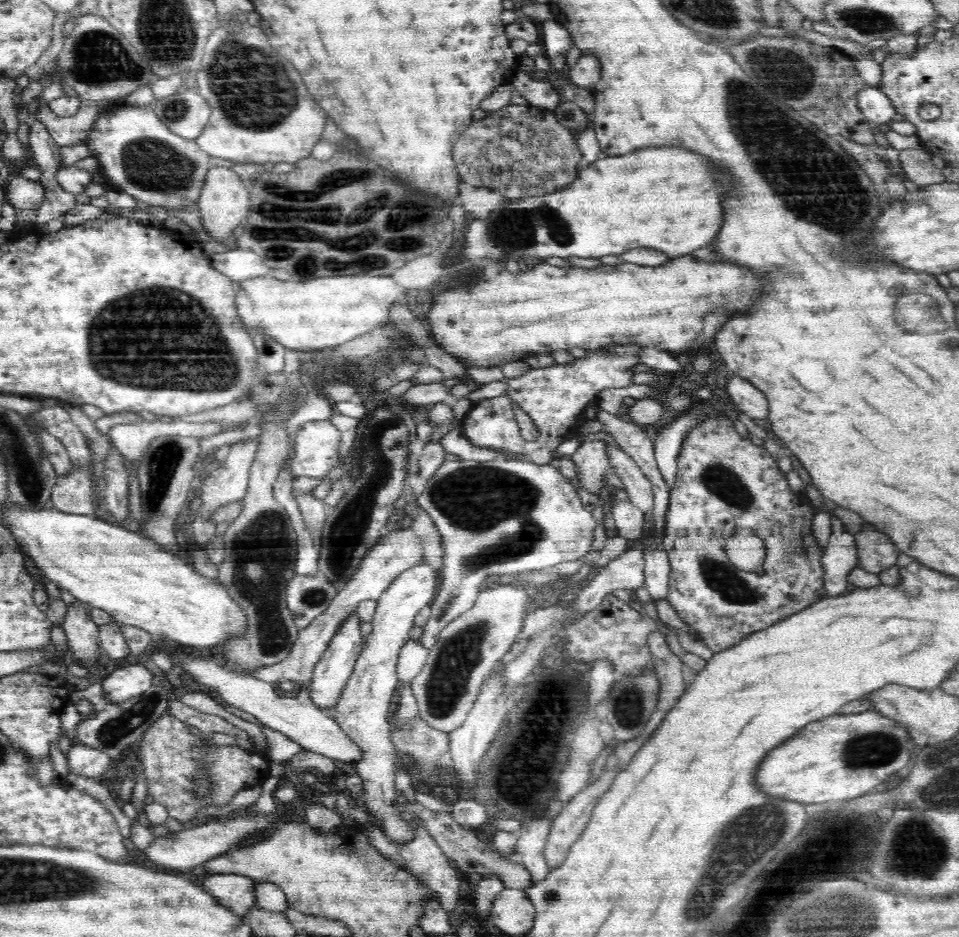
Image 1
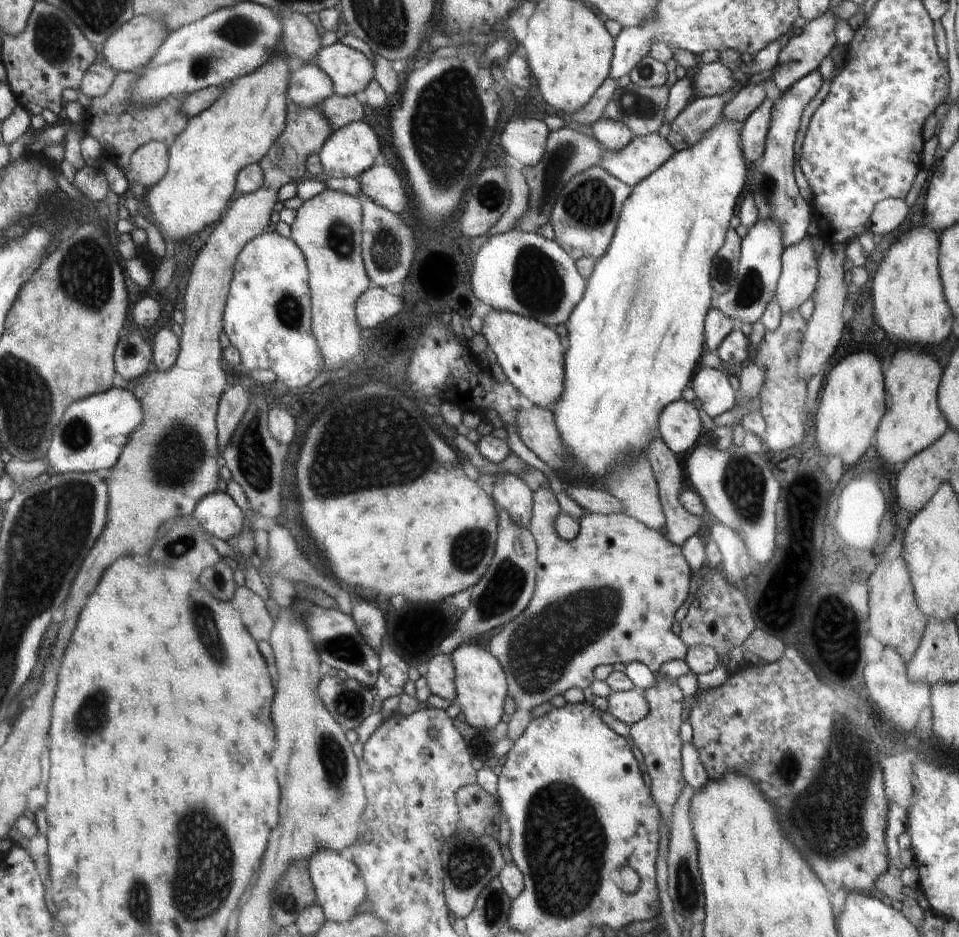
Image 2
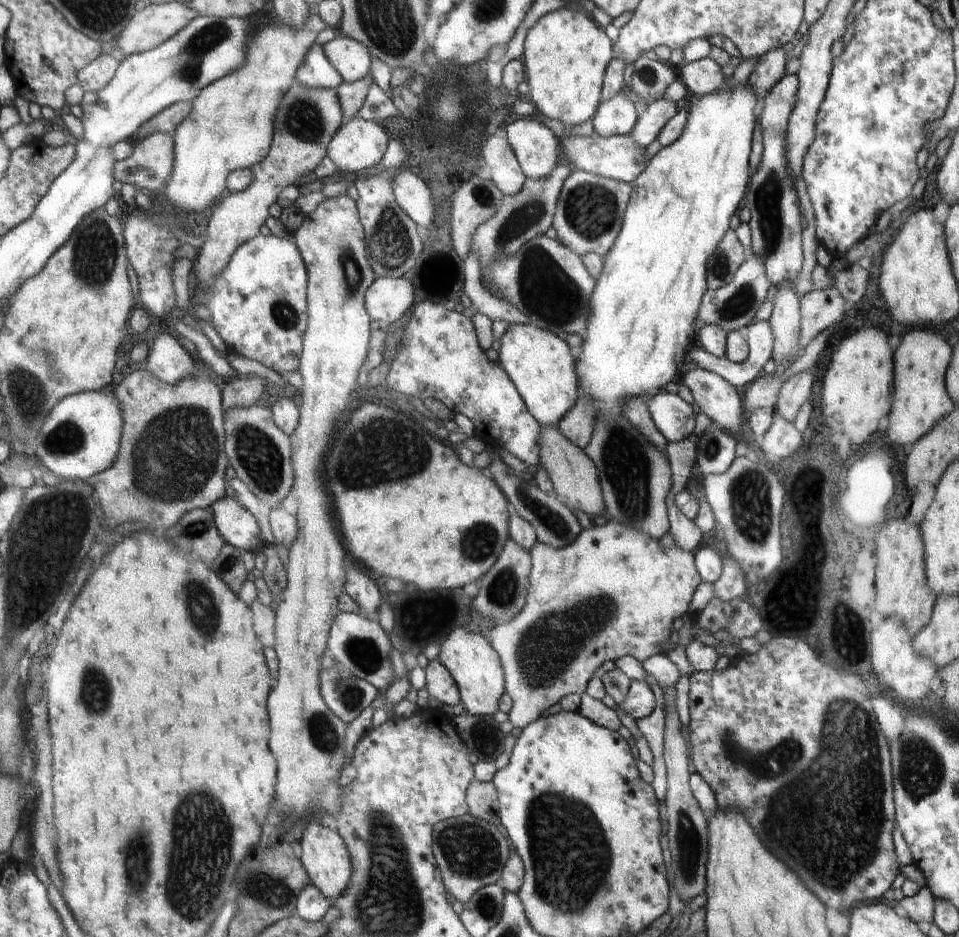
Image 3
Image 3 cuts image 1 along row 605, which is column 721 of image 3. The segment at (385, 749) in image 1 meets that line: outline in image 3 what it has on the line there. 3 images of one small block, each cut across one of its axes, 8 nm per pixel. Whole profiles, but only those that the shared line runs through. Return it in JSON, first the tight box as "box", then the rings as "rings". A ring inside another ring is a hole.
{"box":[682,369,742,432],"rings":[[[704,369],[690,370],[682,381],[692,392],[696,409],[702,411],[712,423],[726,432],[740,432],[742,393],[718,373]]]}

